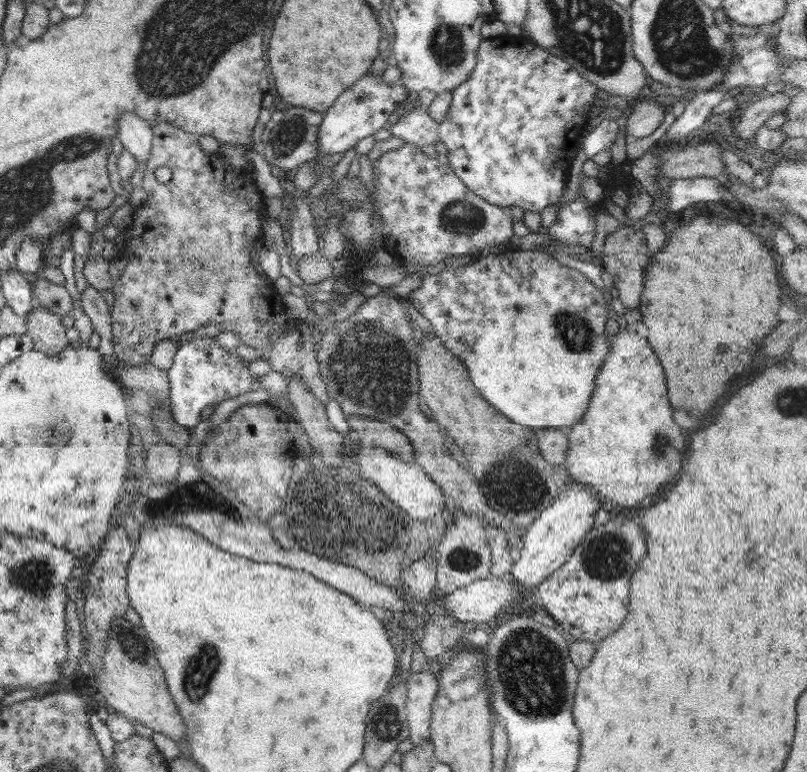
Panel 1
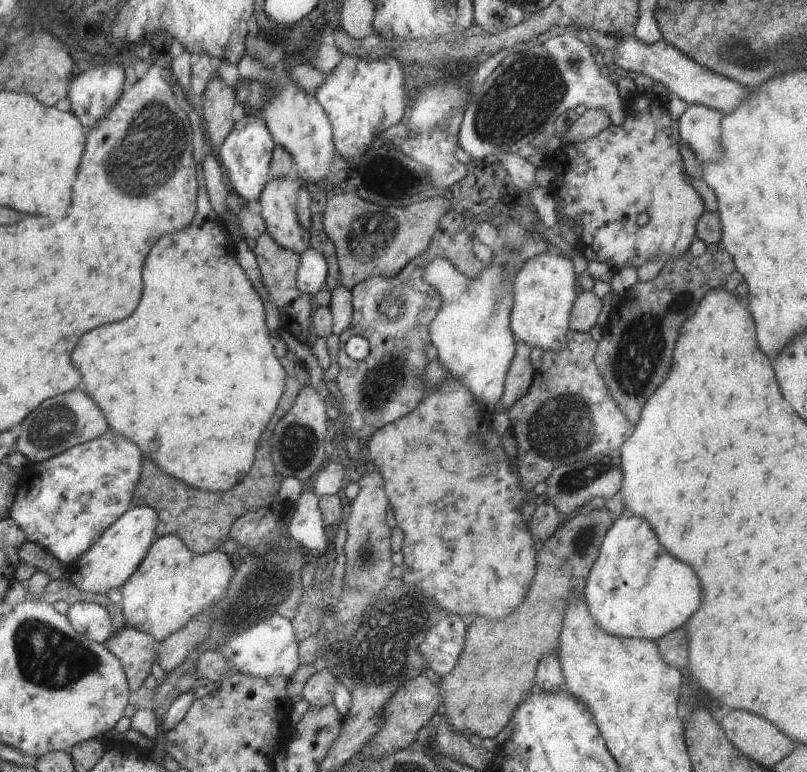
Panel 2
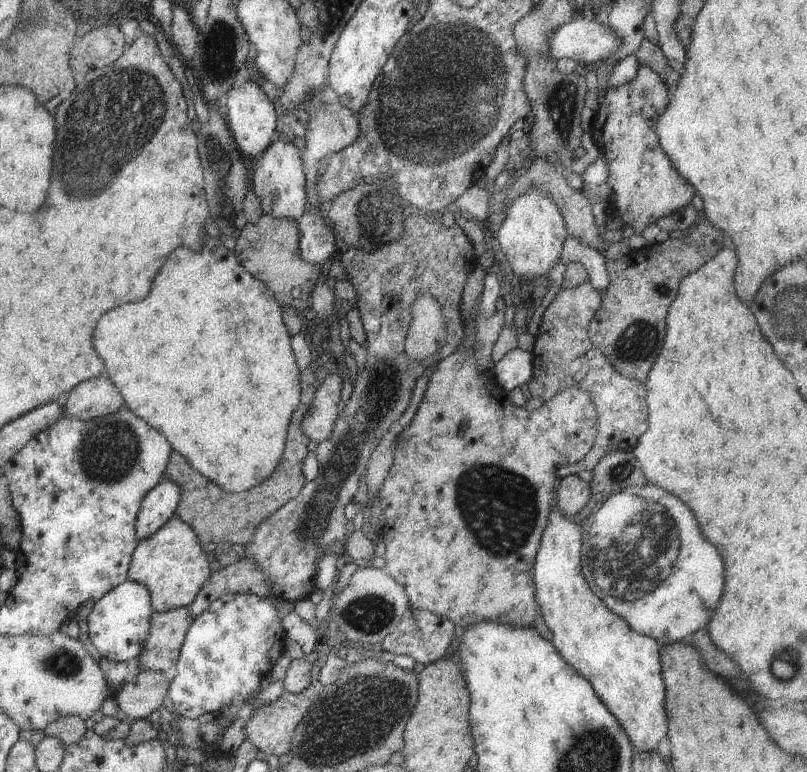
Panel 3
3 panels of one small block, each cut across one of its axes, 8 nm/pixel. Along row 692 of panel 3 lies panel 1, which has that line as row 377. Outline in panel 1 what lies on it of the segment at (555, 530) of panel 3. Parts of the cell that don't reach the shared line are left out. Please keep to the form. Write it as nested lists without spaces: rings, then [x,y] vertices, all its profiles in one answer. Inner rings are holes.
[[[631,326],[612,335],[610,342],[611,352],[596,375],[590,406],[581,422],[567,430],[569,447],[564,466],[573,481],[587,484],[599,498],[612,500],[624,508],[636,508],[642,506],[644,500],[656,496],[662,486],[678,476],[684,458],[682,452],[686,452],[686,440],[672,418],[672,406],[666,396],[665,372],[650,344]]]

